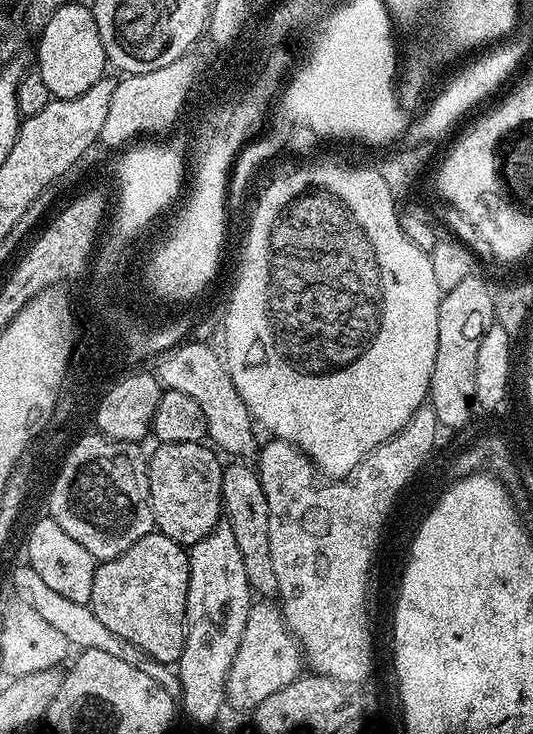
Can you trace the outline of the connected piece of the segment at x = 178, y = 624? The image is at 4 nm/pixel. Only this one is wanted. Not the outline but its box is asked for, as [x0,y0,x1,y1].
[90,530,188,666]

